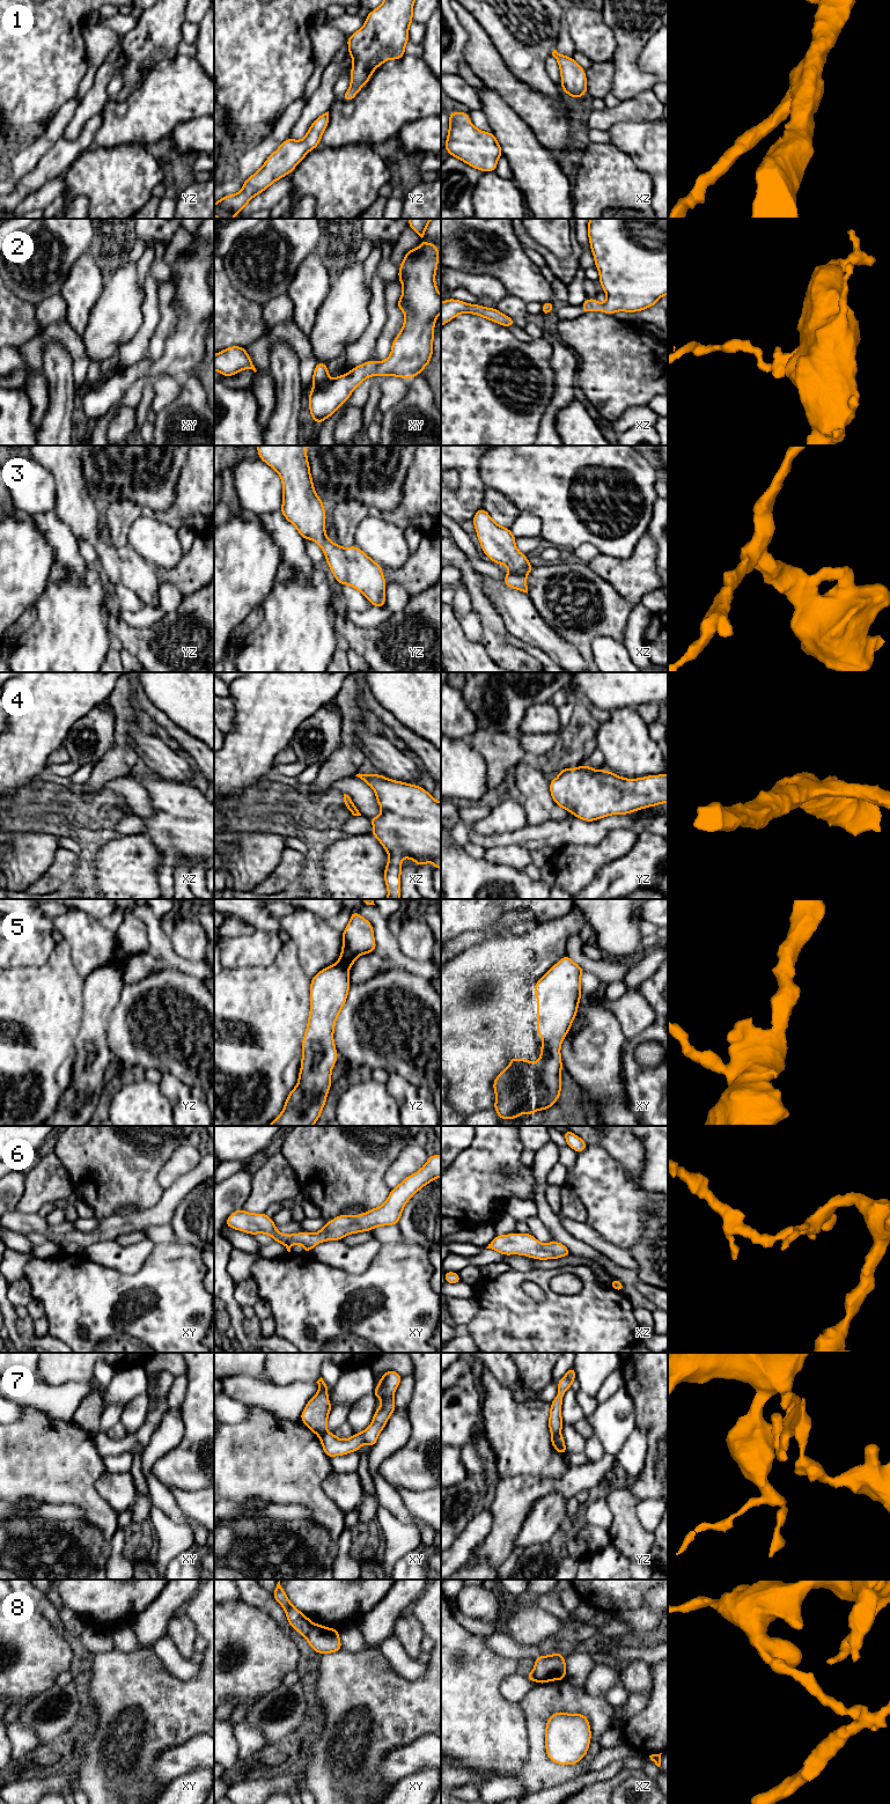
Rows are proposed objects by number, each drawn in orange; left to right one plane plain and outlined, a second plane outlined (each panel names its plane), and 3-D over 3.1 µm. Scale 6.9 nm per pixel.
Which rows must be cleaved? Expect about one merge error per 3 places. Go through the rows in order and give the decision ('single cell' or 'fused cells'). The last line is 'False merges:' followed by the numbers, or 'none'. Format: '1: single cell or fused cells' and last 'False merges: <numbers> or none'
1: single cell
2: single cell
3: single cell
4: single cell
5: single cell
6: single cell
7: fused cells
8: fused cells
False merges: 7, 8

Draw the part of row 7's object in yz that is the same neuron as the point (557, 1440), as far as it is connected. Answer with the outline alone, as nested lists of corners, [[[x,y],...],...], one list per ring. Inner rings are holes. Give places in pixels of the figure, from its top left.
[[[556,1434],[551,1436],[551,1443],[553,1445],[553,1448],[560,1453],[560,1455],[565,1455],[567,1452],[565,1442],[564,1442],[564,1437],[561,1434]]]

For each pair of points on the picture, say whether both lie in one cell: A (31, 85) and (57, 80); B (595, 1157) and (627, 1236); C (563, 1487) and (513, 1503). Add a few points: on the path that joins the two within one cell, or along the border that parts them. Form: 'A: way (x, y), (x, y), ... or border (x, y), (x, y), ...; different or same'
A: way (37, 80), (51, 80); same
B: way (600, 1177), (603, 1187), (617, 1204), (618, 1216); same
C: way (550, 1487), (537, 1487), (526, 1490); same

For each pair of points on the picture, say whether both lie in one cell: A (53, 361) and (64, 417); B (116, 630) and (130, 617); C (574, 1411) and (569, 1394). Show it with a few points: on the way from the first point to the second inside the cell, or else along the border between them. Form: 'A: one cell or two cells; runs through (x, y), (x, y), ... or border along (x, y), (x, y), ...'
A: one cell; runs through (59, 375), (61, 403)
B: two cells; border along (118, 618), (132, 626), (151, 626)
C: one cell; runs through (571, 1407), (569, 1398)

